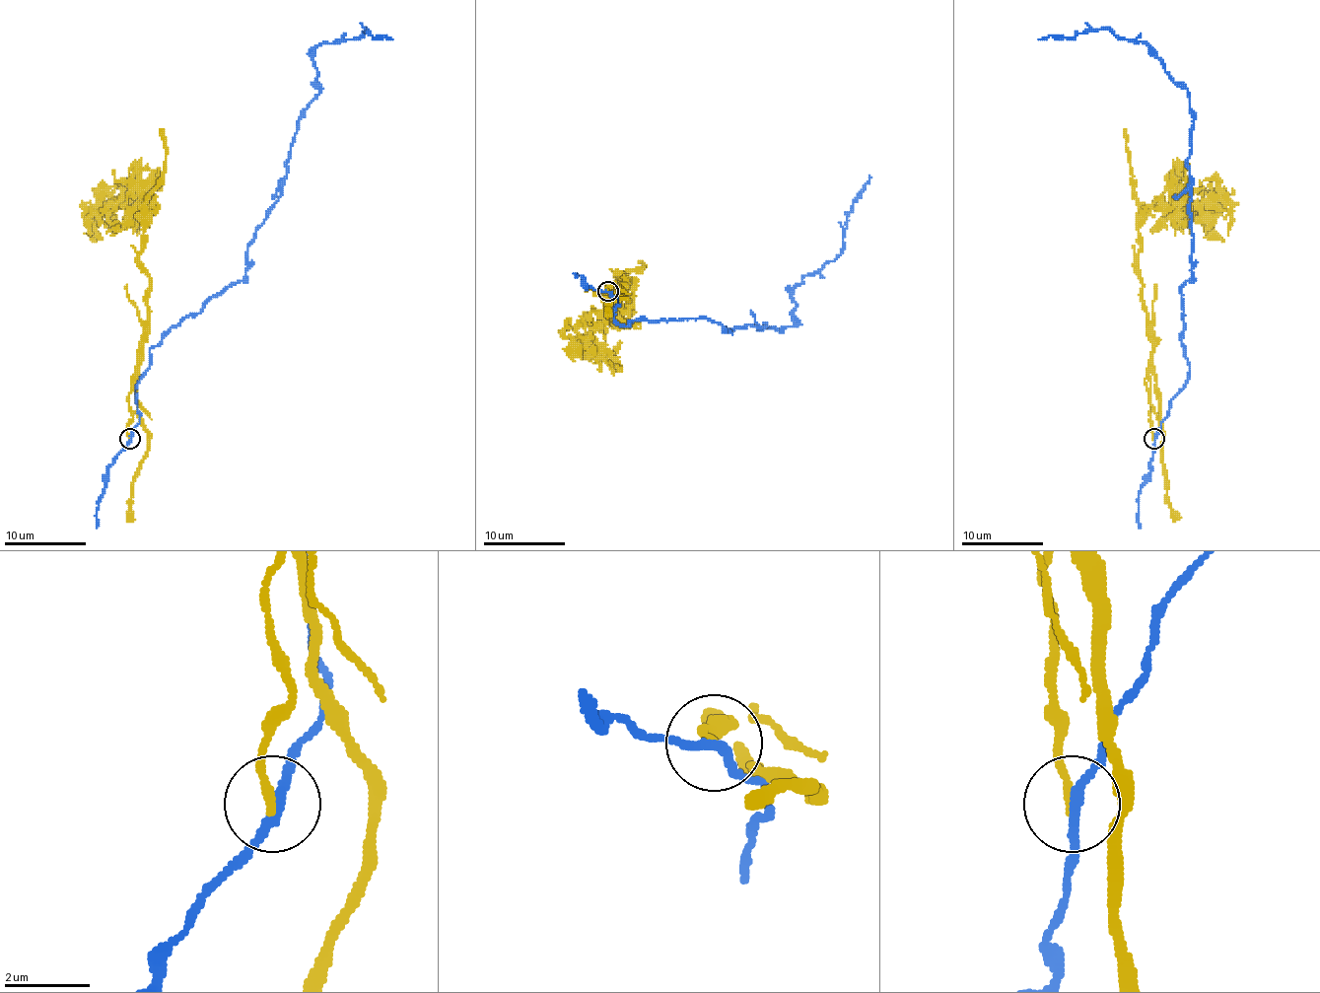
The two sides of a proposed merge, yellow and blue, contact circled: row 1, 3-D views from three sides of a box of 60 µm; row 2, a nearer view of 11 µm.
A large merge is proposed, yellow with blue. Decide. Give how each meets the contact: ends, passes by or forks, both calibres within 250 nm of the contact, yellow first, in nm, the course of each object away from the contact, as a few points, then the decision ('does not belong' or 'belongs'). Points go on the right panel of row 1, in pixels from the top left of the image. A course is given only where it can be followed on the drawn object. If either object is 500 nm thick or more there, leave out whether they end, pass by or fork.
yellow ends | blue passes by | 200/220 nm | yellow via (1154, 438), (1148, 392), (1152, 341), (1139, 259), (1139, 223), (1152, 209), (1217, 200), (1230, 215), (1228, 236) | blue via (1154, 438), (1189, 370), (1179, 291), (1191, 276), (1189, 95), (1148, 45), (1120, 39), (1107, 29), (1038, 39) | does not belong

